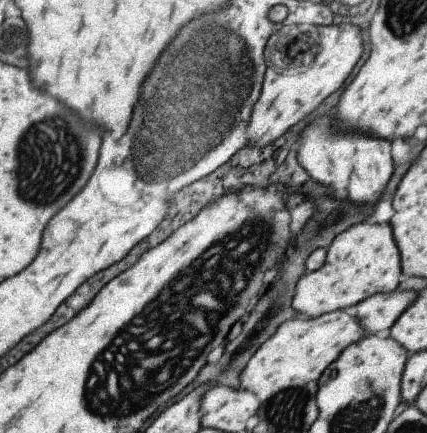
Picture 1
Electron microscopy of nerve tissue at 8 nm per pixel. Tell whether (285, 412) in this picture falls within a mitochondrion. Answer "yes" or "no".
yes

